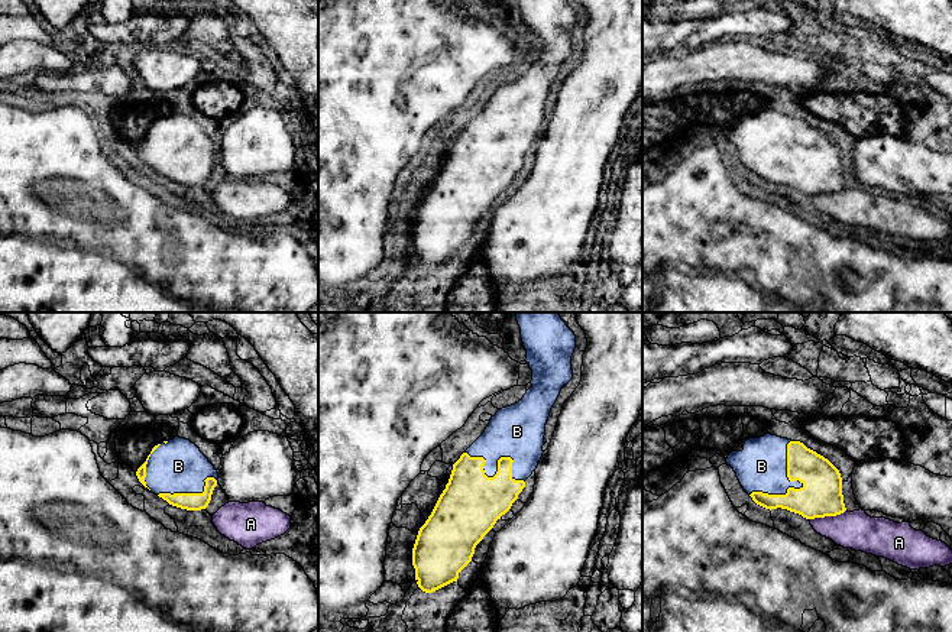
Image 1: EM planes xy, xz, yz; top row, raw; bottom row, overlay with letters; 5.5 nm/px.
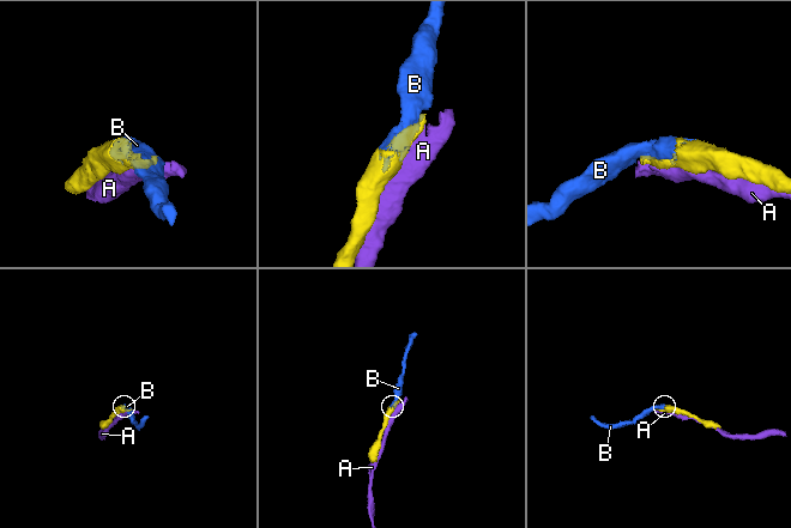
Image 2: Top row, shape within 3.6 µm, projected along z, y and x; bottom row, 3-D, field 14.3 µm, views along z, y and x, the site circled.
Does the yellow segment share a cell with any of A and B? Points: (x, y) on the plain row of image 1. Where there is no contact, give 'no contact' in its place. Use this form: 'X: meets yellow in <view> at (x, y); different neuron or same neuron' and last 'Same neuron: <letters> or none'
A: meets yellow in yz at (826, 191); different neuron
B: meets yellow in yz at (800, 164); same neuron
Same neuron: B

